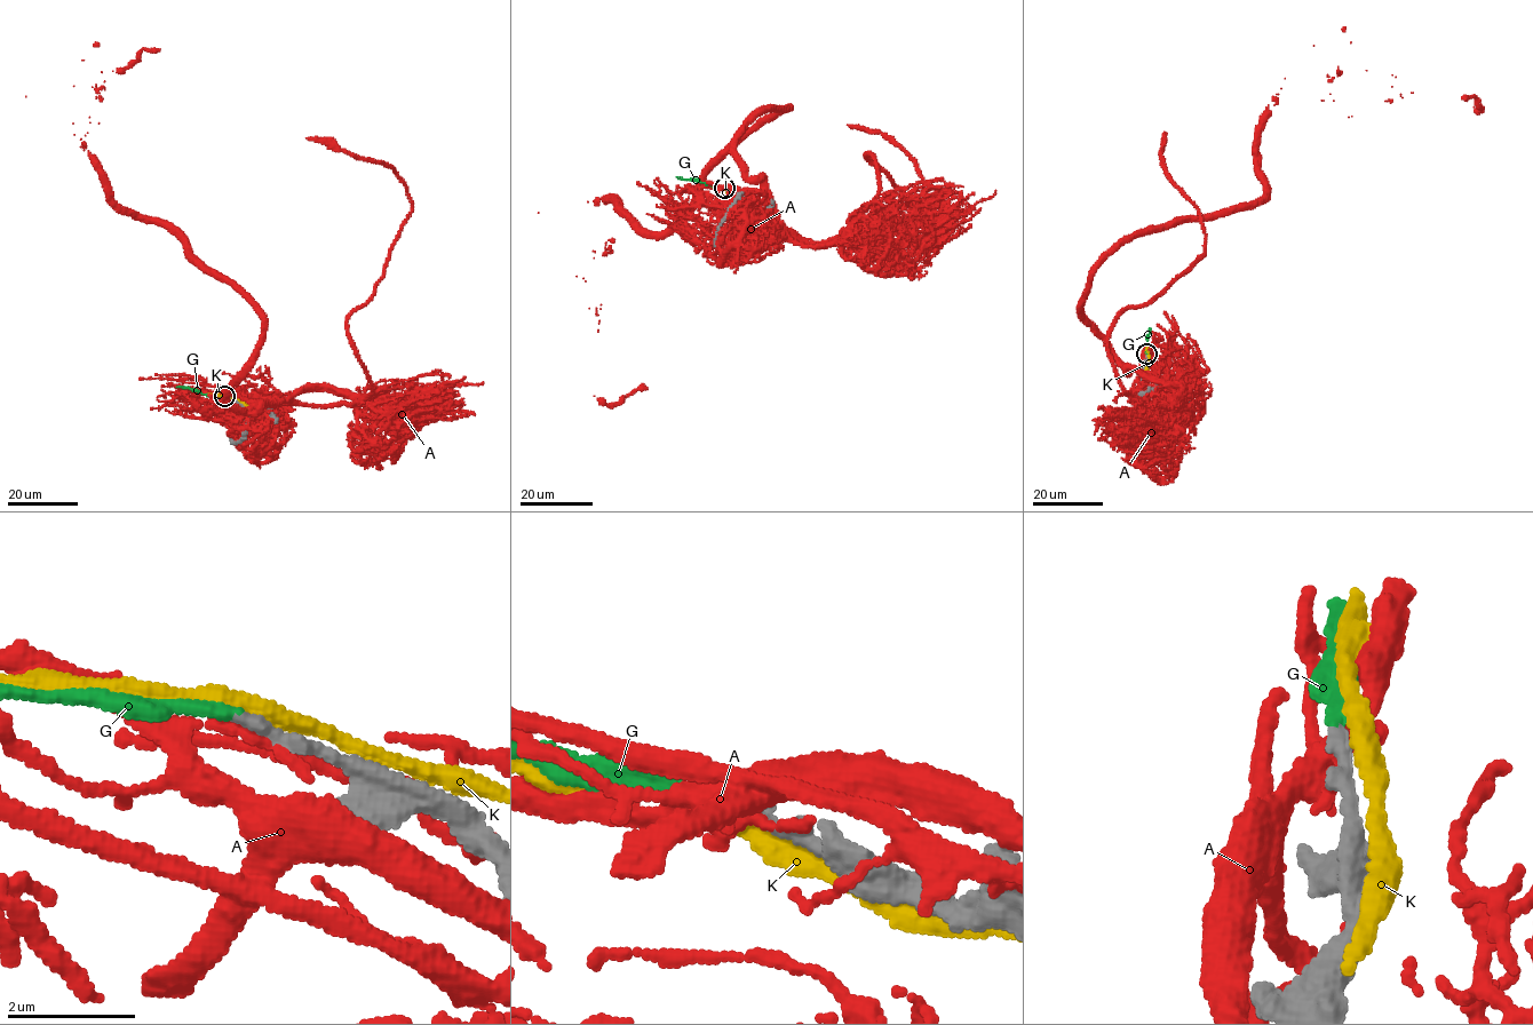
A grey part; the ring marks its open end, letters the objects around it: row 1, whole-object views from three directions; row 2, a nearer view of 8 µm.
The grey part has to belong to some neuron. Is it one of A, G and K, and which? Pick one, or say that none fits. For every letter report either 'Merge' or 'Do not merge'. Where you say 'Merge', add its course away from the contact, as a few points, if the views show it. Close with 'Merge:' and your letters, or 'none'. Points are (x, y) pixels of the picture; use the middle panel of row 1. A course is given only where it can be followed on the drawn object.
A: Do not merge
G: Merge. Its course: (724, 188), (676, 176)
K: Do not merge
Merge: G

